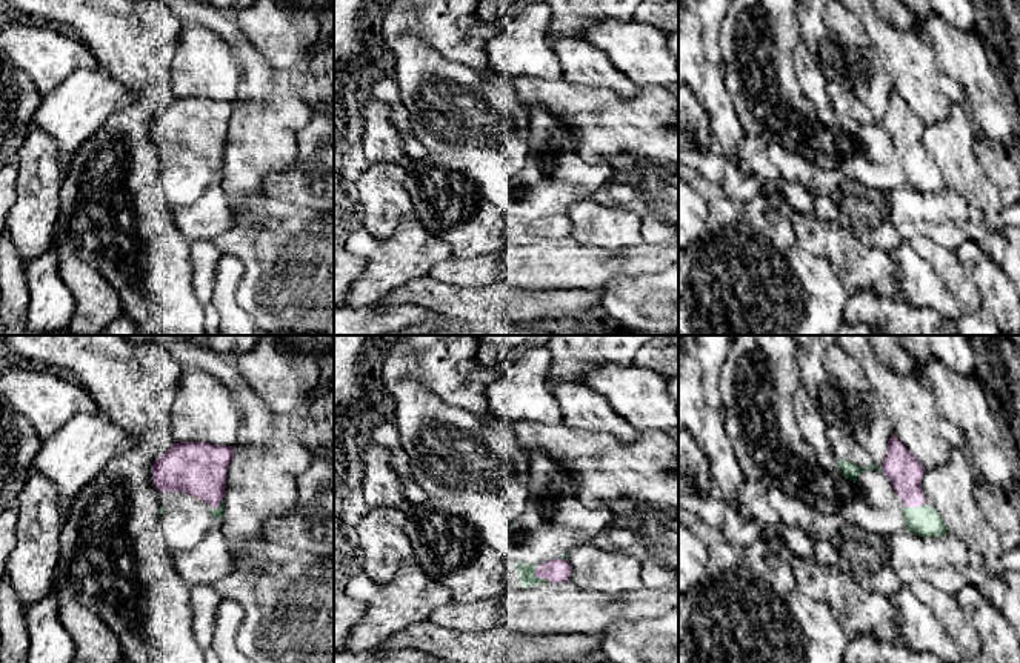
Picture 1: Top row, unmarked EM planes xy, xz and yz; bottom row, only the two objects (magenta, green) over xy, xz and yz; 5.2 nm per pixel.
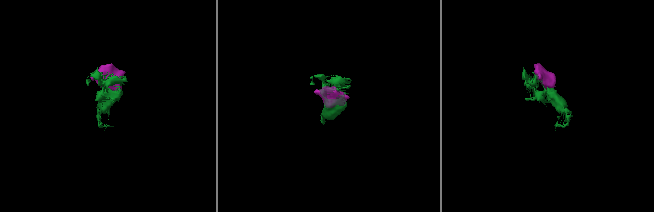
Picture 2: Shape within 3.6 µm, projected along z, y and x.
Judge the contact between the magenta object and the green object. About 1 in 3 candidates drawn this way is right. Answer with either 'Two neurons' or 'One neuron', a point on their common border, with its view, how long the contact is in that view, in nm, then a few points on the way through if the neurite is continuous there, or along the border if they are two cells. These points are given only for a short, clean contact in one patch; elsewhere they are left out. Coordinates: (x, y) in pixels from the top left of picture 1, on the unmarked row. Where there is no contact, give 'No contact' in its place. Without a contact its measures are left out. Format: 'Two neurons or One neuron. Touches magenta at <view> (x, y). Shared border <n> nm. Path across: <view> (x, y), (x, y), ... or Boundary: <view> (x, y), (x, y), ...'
One neuron. Touches magenta at xz (537, 231). Shared border 120 nm

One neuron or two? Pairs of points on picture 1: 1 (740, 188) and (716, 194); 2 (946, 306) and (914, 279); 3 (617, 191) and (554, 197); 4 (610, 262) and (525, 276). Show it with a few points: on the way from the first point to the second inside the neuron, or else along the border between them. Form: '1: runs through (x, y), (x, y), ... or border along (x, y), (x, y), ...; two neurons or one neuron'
1: border along (694, 171), (736, 200), (753, 200), (760, 193); two neurons
2: runs through (939, 299), (922, 286); one neuron
3: border along (613, 174), (590, 197); two neurons
4: runs through (588, 265), (546, 265); one neuron

